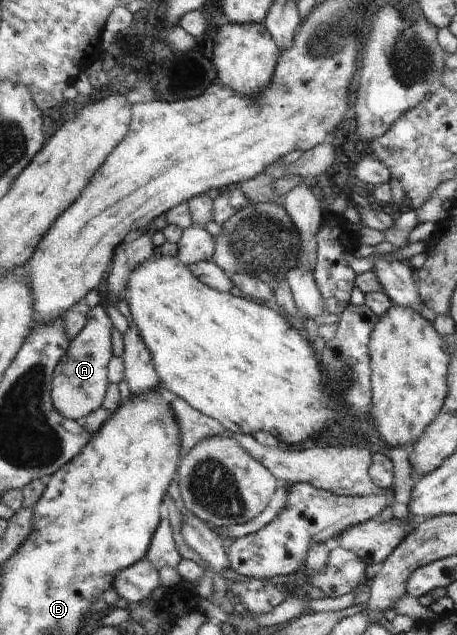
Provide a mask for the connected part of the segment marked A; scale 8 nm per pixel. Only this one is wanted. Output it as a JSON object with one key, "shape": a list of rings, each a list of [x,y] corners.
{"shape":[[[102,304],[90,311],[88,322],[82,332],[74,338],[66,356],[58,364],[53,378],[53,403],[66,418],[78,421],[96,412],[106,398],[110,386],[109,362],[113,359],[112,332],[114,323]]]}

